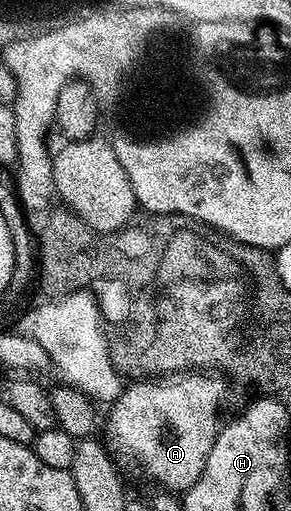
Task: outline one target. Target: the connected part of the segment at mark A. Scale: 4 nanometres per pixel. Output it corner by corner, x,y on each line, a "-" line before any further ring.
182,374
167,380
170,380
167,384
136,384
137,382
134,382
130,384
131,388
130,385
123,387
117,400
109,409
111,412
108,444
115,453
120,452
132,463
139,464
158,483
158,486
172,493
182,494
198,481
208,462
208,454
220,431
218,407
226,396
227,381
218,374

